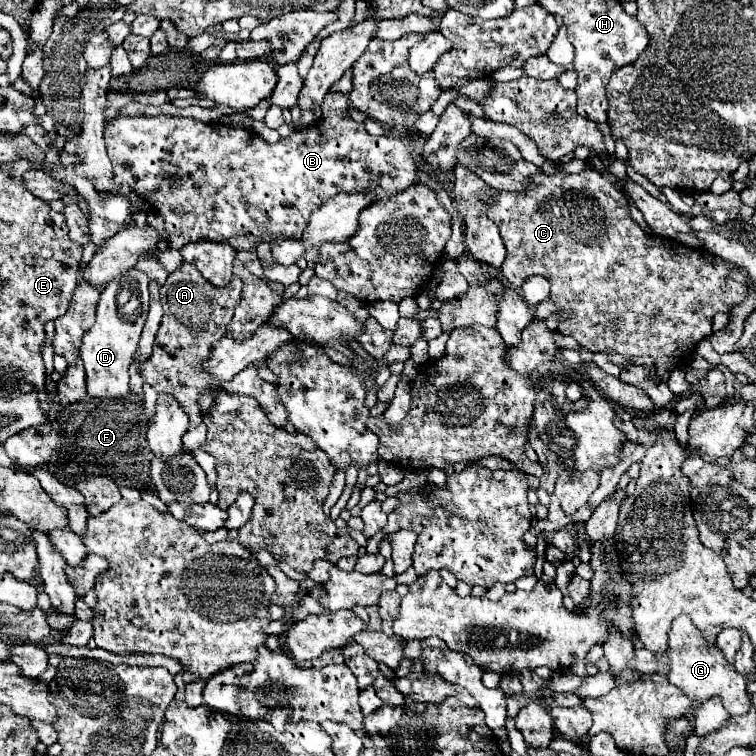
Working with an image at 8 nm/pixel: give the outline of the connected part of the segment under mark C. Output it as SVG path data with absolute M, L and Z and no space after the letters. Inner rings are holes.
M596 169L550 177L538 173L534 175L534 191L524 191L522 195L500 191L488 217L498 225L506 245L506 259L500 267L502 279L517 289L525 282L525 274L542 275L552 283L550 297L558 309L572 311L572 317L558 325L562 337L574 337L590 353L618 351L634 357L648 355L664 379L668 379L670 367L688 365L696 343L712 333L716 313L730 315L730 309L748 297L748 283L730 277L732 269L740 269L732 261L716 257L706 249L690 249L676 239L648 237L630 217L626 195Z

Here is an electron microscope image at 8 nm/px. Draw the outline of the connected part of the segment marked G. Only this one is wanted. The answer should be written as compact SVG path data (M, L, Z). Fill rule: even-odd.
M680 615L672 621L672 629L668 633L668 649L663 654L654 655L643 647L635 649L634 669L646 675L664 673L672 685L678 685L692 701L698 703L720 695L730 715L744 715L750 709L750 699L746 695L746 679L738 675L732 665L726 663L722 651L716 645L710 645L704 635L698 633L690 615ZM663 661L668 661L668 669L664 667Z

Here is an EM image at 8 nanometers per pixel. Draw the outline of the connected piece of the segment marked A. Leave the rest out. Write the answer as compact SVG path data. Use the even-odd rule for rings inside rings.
M182 263L176 271L170 273L166 283L160 287L164 317L156 333L154 351L150 359L142 363L142 377L156 391L166 391L178 399L180 407L190 417L190 427L182 437L184 447L188 451L196 451L206 443L206 425L202 421L202 413L198 407L198 395L208 387L208 381L212 379L212 375L206 369L202 369L202 363L210 359L212 343L226 335L226 325L232 319L236 303L240 301L242 281L238 277L232 277L232 281L226 287L214 287L208 285L206 279L202 279L202 275L198 275L198 271L190 263ZM194 317L196 329L192 327Z

